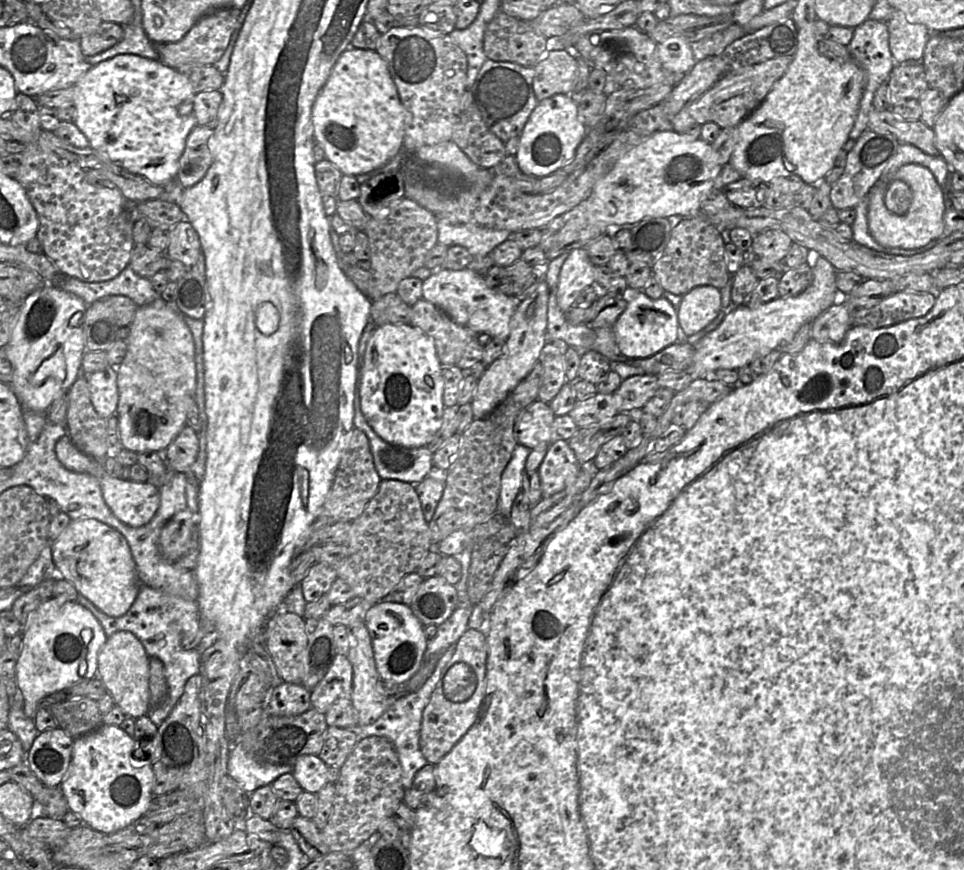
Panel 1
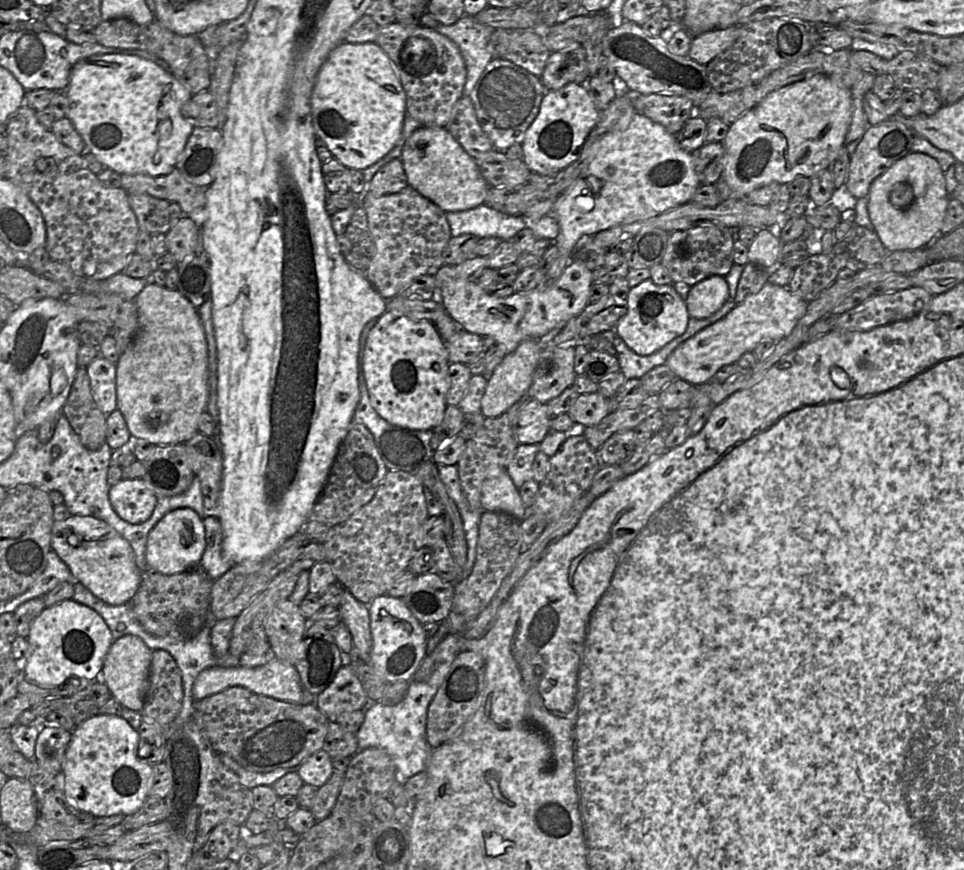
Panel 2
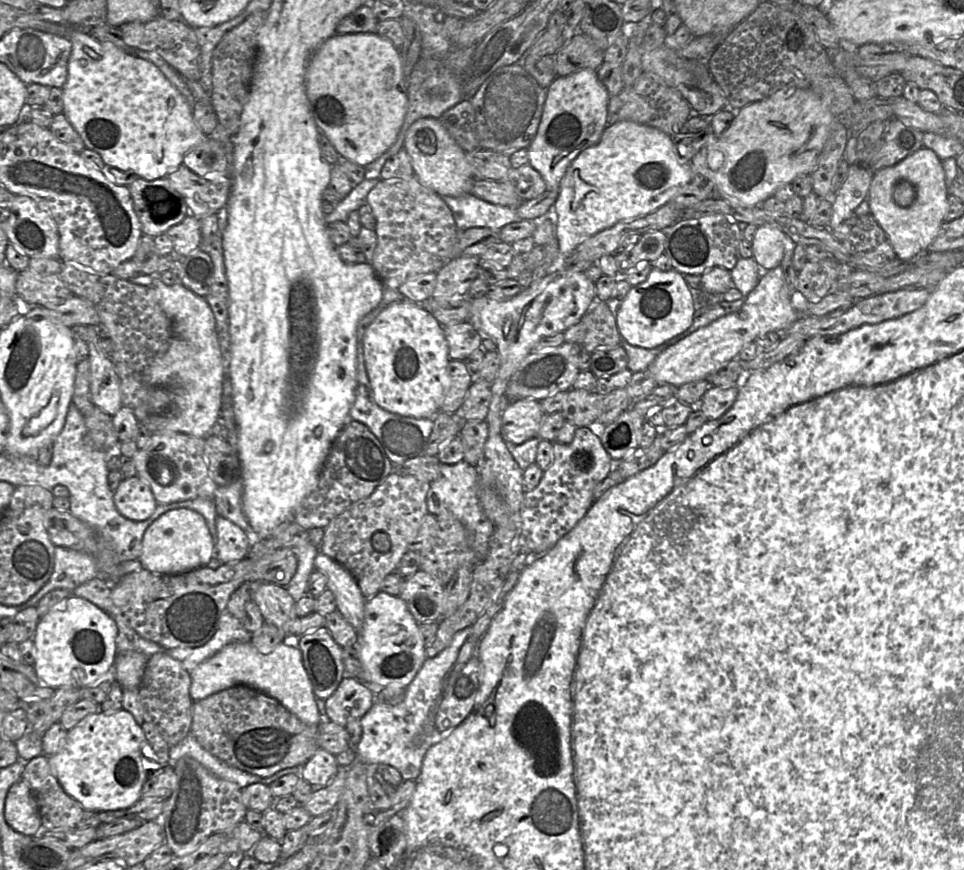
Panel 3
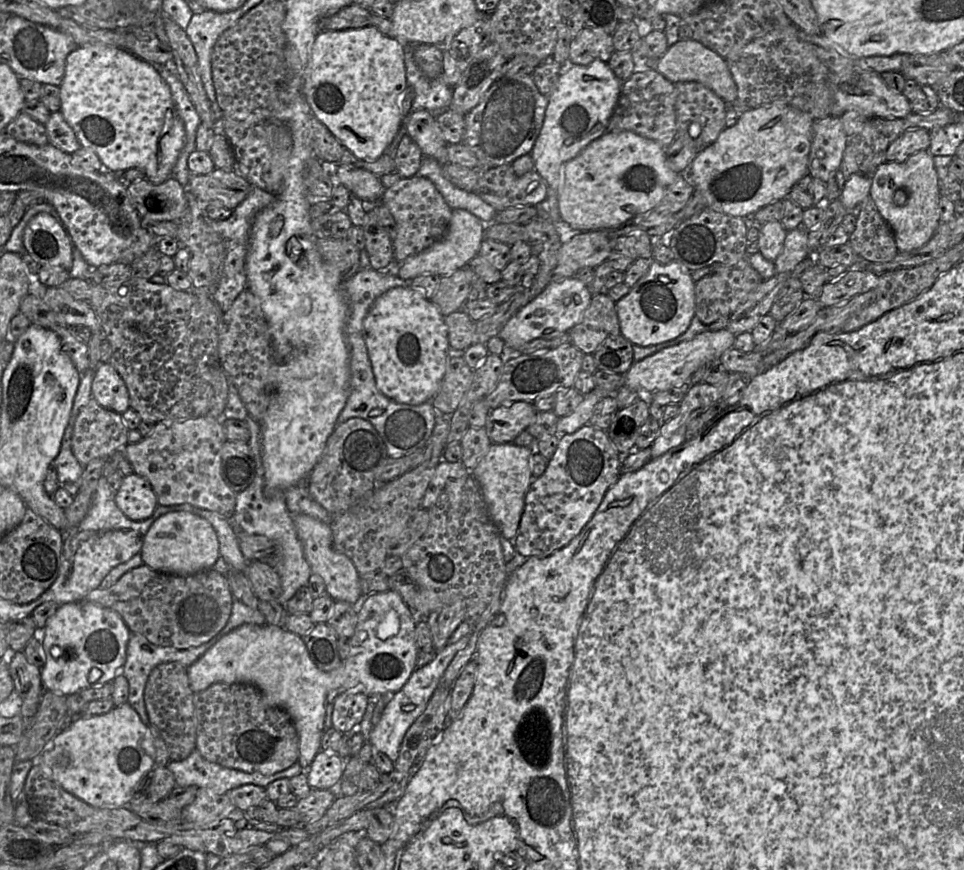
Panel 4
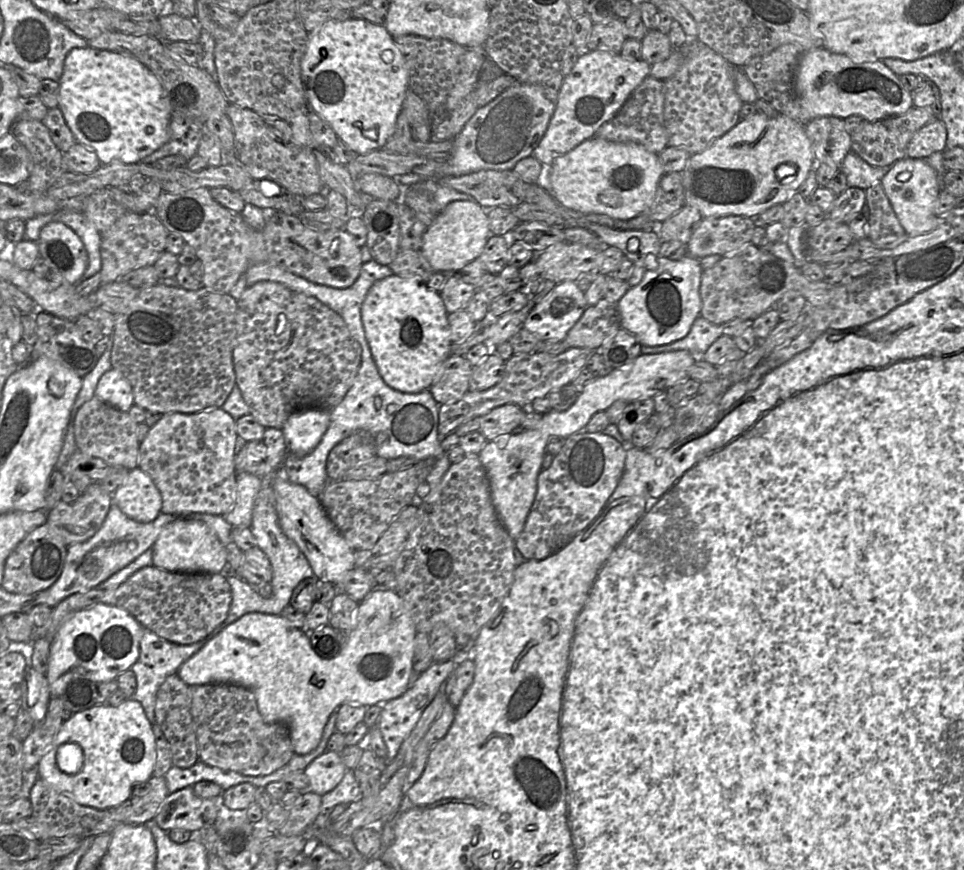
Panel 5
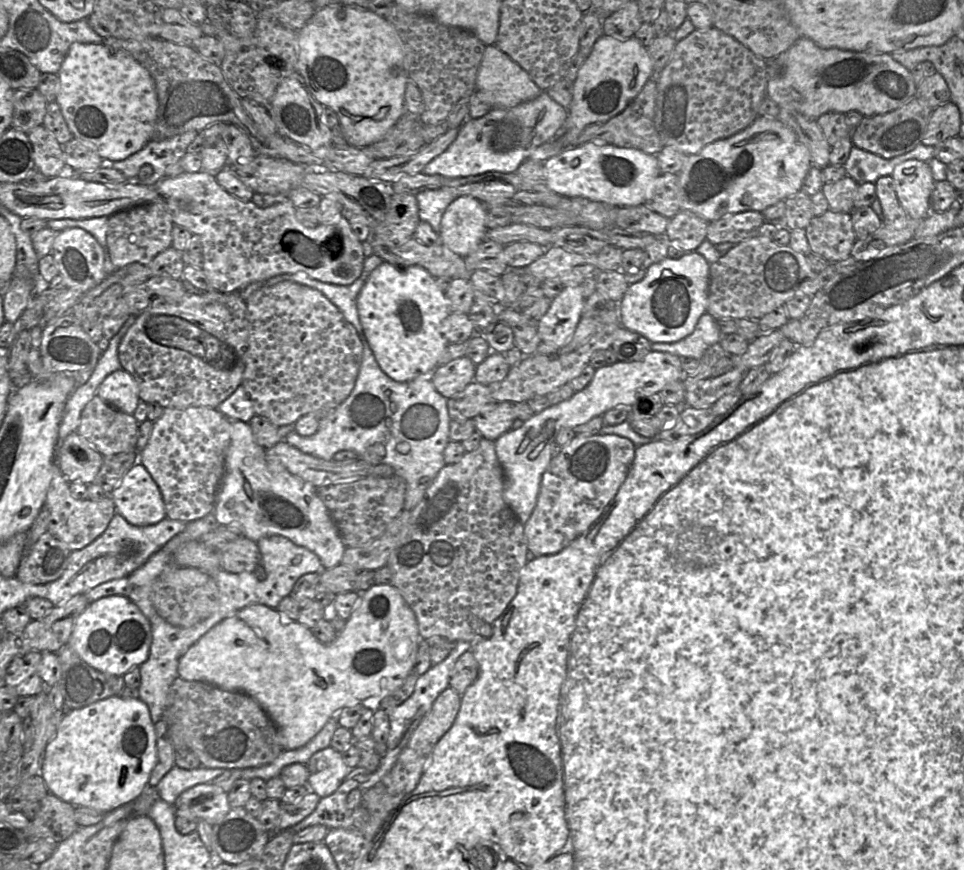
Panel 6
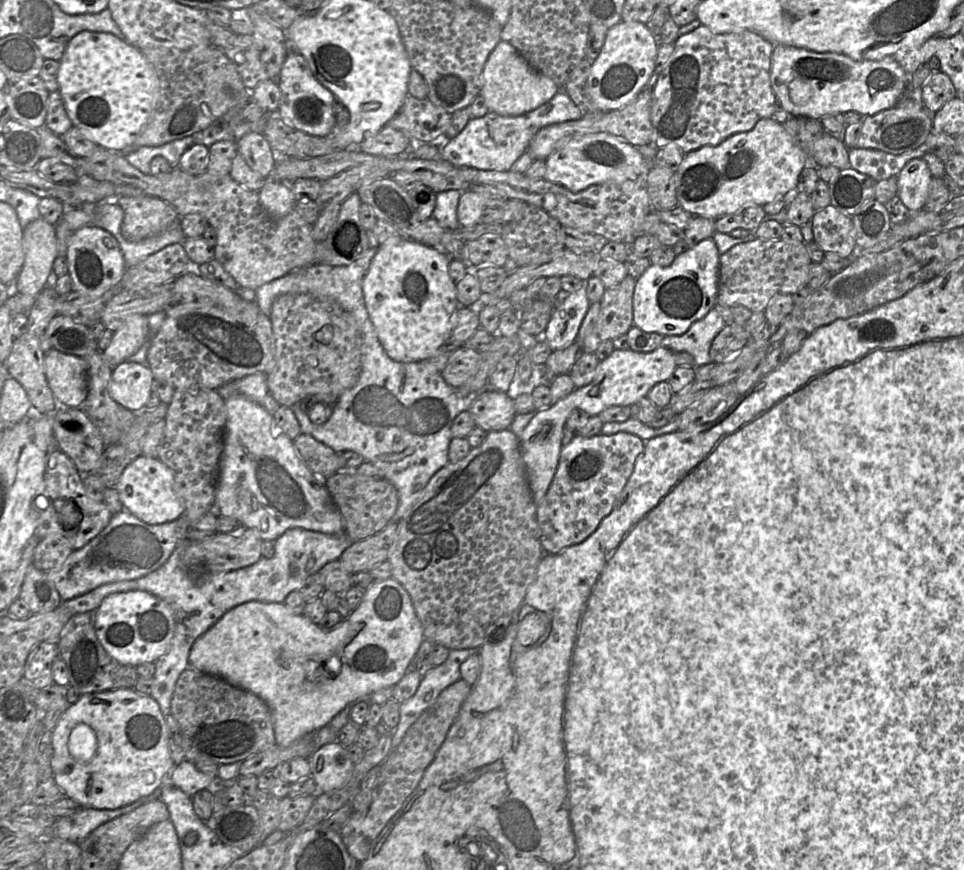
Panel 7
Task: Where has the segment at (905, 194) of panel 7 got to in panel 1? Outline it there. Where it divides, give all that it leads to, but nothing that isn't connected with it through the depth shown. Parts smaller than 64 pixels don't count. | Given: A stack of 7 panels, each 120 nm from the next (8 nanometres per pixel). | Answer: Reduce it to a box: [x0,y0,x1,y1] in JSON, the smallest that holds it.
[868,163,945,249]

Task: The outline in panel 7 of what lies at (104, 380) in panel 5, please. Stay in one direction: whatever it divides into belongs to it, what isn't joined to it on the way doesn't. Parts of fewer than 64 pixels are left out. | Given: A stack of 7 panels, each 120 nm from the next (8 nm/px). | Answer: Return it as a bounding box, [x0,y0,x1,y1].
[109,360,153,412]

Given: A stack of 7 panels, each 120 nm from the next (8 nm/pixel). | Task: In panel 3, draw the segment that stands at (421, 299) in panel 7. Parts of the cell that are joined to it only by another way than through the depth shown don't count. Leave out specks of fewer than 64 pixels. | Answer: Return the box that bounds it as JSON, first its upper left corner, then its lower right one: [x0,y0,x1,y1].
[364,301,450,421]

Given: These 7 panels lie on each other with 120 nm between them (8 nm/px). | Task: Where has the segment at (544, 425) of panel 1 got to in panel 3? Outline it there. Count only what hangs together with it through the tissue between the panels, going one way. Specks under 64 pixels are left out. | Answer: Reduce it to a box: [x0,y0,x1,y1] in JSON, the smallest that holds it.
[502,401,544,445]

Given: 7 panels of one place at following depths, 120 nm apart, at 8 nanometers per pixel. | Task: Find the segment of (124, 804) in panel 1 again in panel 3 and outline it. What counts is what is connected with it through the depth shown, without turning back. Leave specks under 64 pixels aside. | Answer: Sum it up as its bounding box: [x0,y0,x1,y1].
[48,708,160,812]

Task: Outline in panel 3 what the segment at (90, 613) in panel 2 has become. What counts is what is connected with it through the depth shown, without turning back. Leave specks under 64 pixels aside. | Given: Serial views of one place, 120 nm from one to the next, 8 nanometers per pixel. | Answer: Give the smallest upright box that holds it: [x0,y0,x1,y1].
[32,594,118,689]

